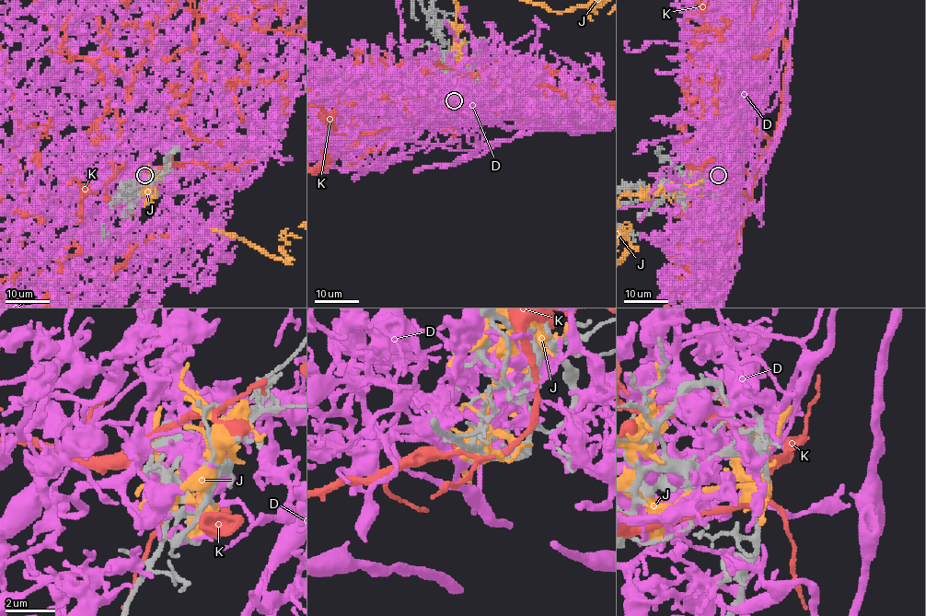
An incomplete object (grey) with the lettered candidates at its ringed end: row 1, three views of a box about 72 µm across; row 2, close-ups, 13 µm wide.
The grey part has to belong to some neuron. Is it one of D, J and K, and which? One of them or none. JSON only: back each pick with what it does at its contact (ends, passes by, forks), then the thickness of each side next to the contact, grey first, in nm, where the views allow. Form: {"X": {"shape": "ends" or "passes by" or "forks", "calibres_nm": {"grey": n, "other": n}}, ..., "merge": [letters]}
{"merge": []}

